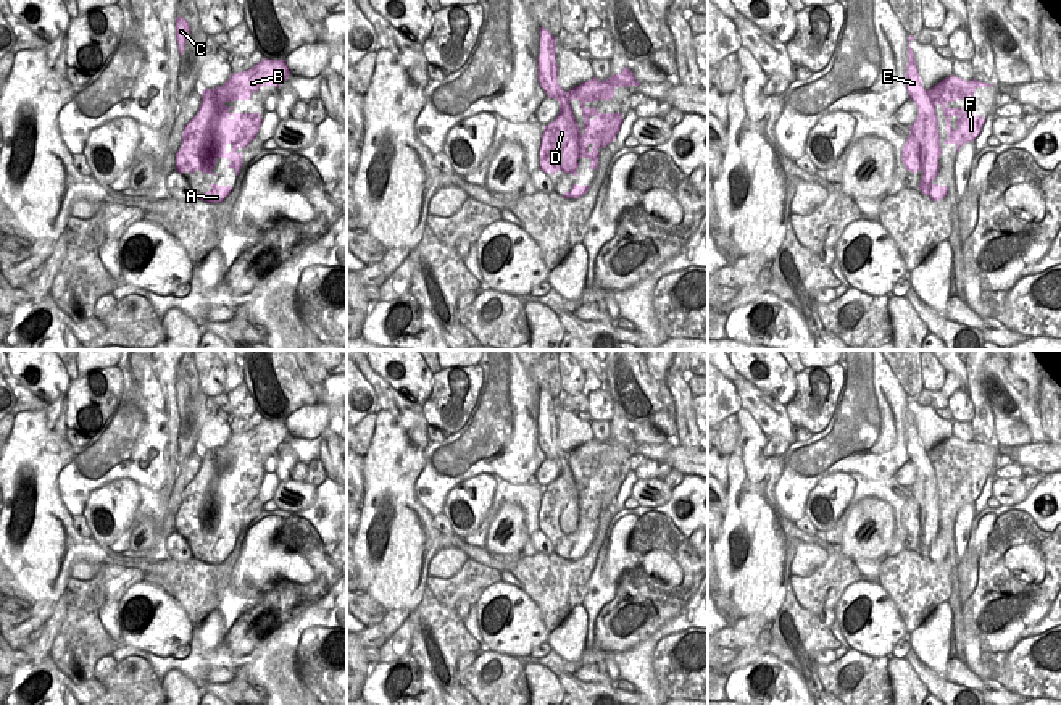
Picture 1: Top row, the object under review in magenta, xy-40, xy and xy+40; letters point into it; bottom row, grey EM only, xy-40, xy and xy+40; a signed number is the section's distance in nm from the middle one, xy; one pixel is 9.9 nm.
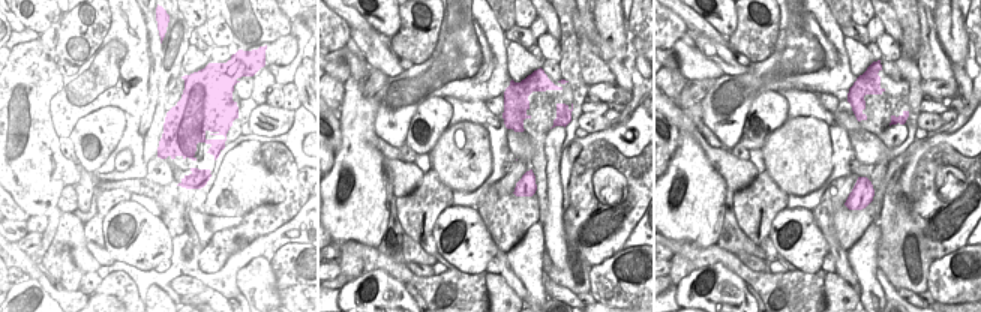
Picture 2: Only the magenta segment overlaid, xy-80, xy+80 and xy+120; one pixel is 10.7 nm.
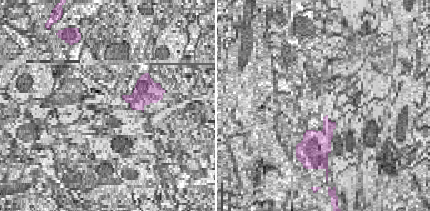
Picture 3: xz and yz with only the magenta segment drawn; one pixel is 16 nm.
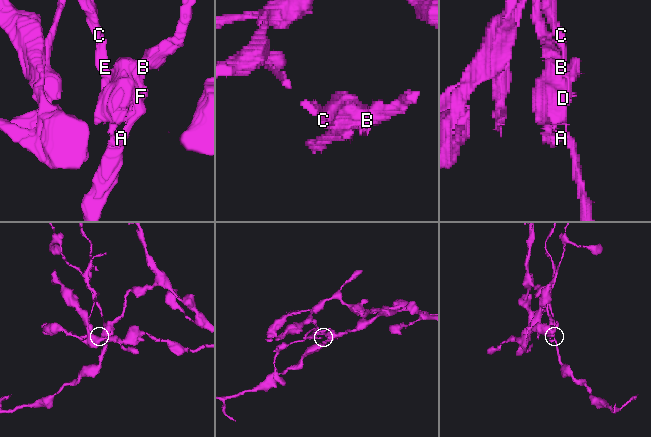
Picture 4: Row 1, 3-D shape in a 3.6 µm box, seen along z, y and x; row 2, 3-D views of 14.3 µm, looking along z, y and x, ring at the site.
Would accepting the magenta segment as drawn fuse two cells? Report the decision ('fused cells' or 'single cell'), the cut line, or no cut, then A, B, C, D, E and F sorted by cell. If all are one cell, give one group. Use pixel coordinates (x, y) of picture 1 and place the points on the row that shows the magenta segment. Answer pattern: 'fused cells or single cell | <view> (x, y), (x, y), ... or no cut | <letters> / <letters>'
fused cells | xy+40 (929, 91), (910, 99) | A B D F / C E

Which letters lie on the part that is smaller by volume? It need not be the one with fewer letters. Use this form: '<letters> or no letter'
C, E

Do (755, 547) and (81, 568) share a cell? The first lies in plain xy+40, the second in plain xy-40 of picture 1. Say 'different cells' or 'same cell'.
different cells

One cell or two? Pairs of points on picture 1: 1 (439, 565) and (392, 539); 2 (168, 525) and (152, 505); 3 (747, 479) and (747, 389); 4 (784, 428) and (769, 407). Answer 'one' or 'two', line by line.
1: two
2: one
3: two
4: one

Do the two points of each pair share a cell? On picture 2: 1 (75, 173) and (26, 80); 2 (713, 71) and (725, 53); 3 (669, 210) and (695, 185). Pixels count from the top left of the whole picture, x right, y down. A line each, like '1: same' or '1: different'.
1: same
2: different
3: same

